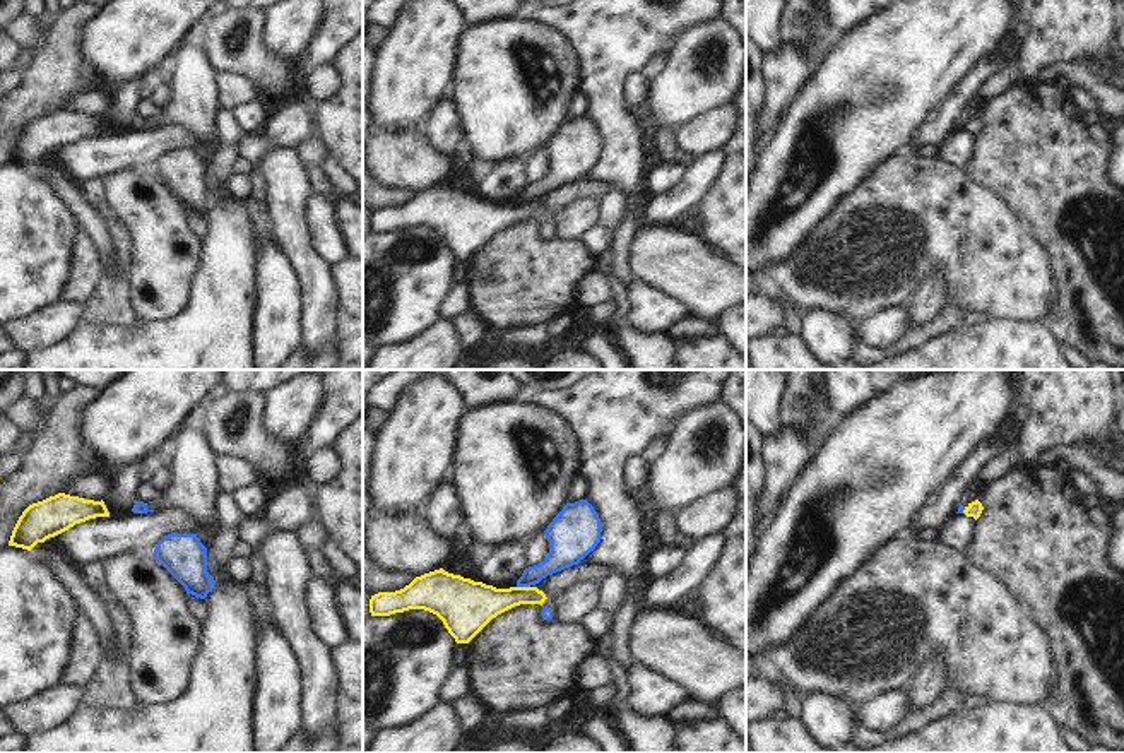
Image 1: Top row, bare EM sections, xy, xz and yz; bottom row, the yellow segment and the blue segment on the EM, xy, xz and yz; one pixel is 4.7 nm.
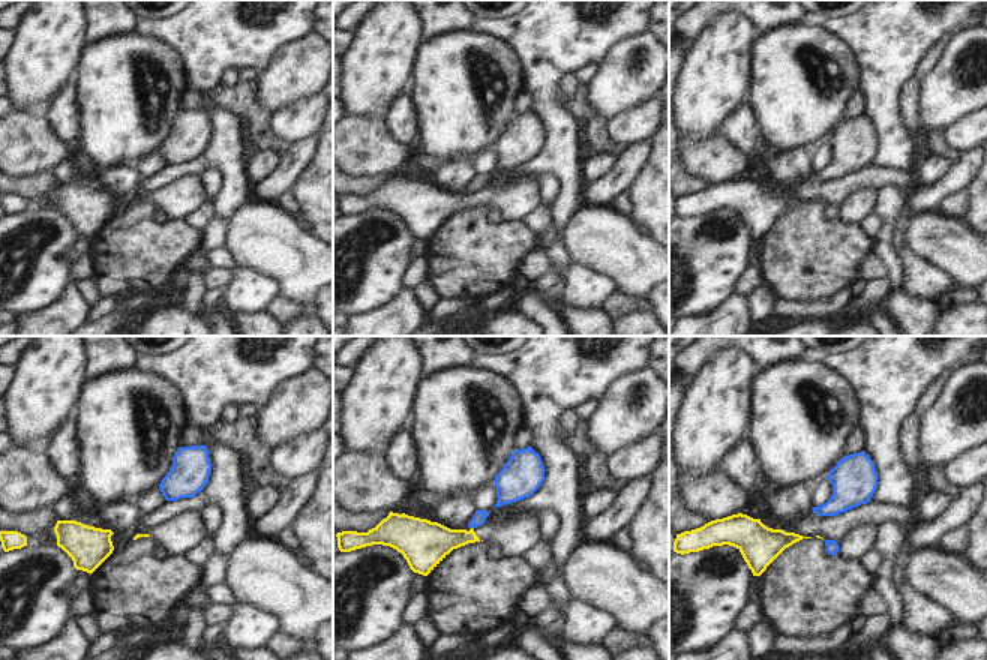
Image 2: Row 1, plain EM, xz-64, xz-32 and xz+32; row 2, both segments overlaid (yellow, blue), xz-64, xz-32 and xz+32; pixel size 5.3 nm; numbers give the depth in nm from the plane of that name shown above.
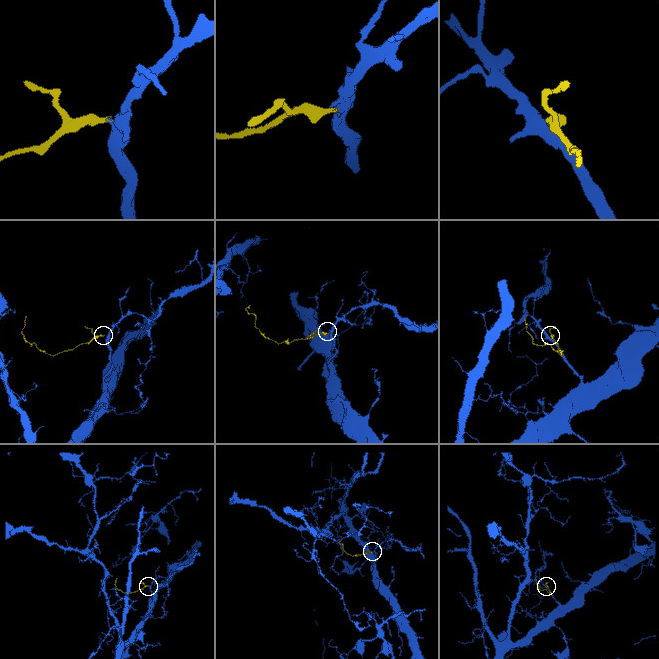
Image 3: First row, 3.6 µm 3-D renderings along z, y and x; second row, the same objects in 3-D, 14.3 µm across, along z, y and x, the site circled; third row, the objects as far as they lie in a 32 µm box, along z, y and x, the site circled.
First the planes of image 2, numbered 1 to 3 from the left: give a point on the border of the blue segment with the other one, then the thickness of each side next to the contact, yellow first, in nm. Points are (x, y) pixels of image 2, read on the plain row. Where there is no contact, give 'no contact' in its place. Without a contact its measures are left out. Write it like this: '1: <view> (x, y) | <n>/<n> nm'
1: no contact
2: no contact
3: no contact

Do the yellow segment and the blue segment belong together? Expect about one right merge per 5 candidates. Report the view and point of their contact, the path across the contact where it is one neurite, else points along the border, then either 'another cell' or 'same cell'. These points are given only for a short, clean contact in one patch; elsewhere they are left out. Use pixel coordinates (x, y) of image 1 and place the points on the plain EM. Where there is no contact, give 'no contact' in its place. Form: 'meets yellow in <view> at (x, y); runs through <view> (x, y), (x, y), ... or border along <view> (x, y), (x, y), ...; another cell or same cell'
meets yellow in xz at (524, 204); border along xz (517, 202), (529, 204); another cell

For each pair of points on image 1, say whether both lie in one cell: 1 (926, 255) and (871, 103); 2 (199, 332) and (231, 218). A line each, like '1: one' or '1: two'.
1: two
2: one

